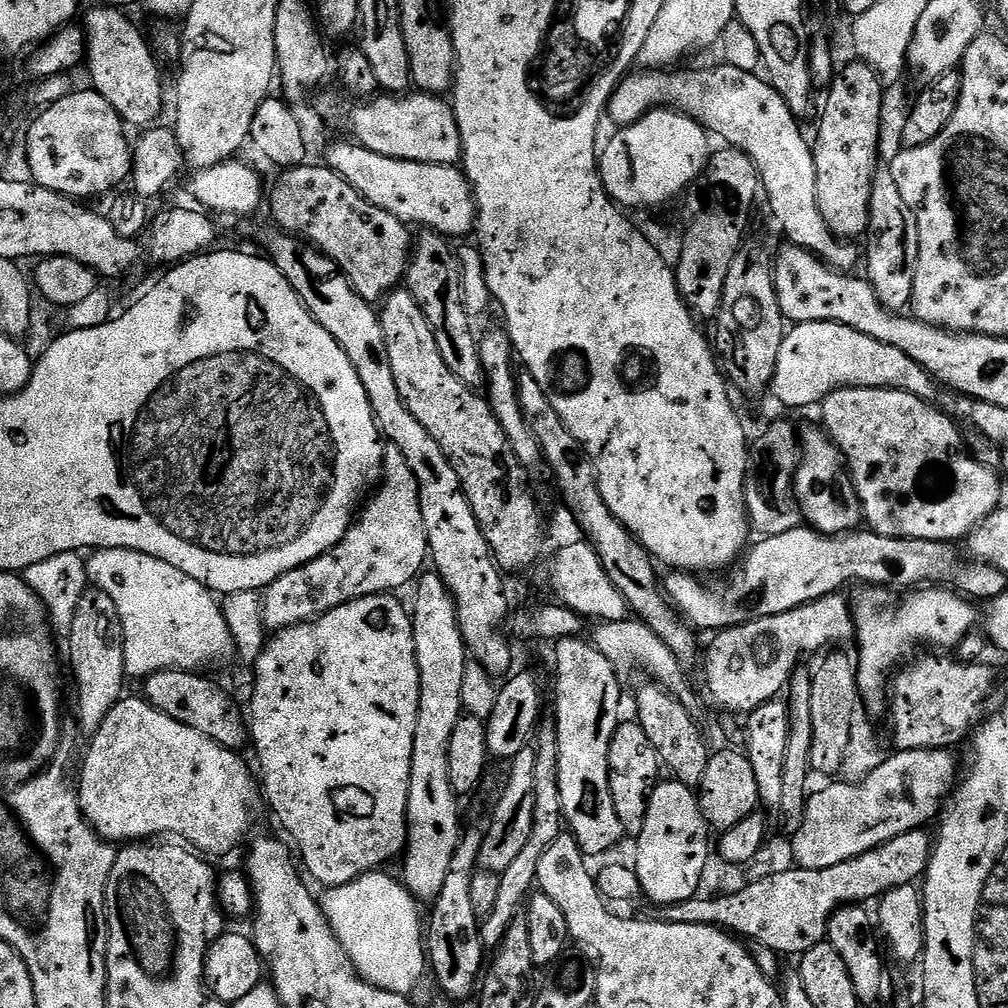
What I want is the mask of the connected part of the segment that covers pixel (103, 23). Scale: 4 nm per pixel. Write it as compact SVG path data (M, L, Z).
M92 8L86 12L83 13L85 16L82 31L86 41L86 68L88 64L88 76L92 79L91 87L98 94L102 94L102 98L106 98L110 106L114 106L114 110L125 125L155 125L159 121L156 119L159 118L160 111L164 108L164 94L160 86L160 72L156 66L158 57L153 52L151 43L116 8Z

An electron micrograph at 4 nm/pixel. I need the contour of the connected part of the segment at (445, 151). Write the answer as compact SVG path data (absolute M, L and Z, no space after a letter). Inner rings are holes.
M419 90L412 93L413 96L380 94L357 103L354 106L357 108L352 109L342 104L338 97L324 94L315 97L317 100L314 106L317 114L334 126L348 120L348 128L352 131L351 139L374 154L406 162L459 165L462 160L460 135L451 103L436 94Z

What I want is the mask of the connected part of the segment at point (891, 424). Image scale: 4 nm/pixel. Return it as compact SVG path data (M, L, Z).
M844 388L830 393L822 403L824 414L821 425L833 444L840 450L843 463L852 478L852 485L856 488L856 496L860 500L862 520L871 531L880 536L893 536L894 538L922 538L923 540L942 540L945 542L963 541L978 527L984 519L991 516L997 508L1001 507L1000 480L995 476L993 469L982 465L971 455L963 451L956 452L956 447L961 447L962 432L956 429L953 418L947 411L933 406L925 400L920 400L912 393L890 388Z

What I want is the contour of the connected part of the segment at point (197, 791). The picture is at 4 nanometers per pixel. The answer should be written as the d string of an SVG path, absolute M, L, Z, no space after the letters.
M122 698L119 700L110 710L110 714L106 714L102 726L98 726L98 730L91 733L90 736L92 745L89 746L88 753L84 756L84 769L80 772L80 788L78 784L80 808L84 812L84 819L87 820L88 825L97 832L101 840L111 842L116 846L124 846L129 842L144 842L152 838L148 836L181 836L185 840L185 842L183 841L185 845L193 844L193 846L188 846L191 846L197 853L203 854L208 858L224 856L227 852L234 851L243 842L244 835L247 834L248 827L252 824L252 815L256 812L256 803L259 800L261 803L262 800L261 793L258 791L257 781L254 779L253 769L251 772L236 757L239 755L233 749L222 747L222 745L214 742L206 734L202 734L182 722L174 722L174 718L162 714L155 706L149 704L147 700L143 698L137 698L137 700L128 699Z

